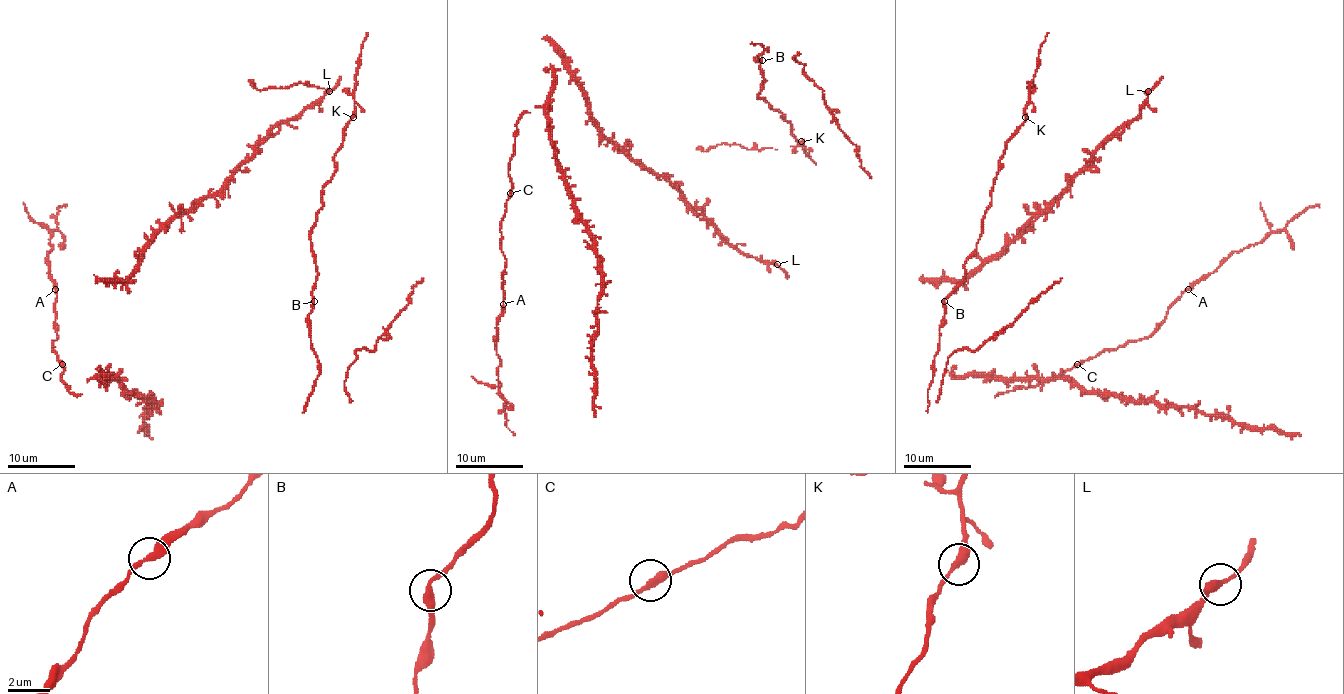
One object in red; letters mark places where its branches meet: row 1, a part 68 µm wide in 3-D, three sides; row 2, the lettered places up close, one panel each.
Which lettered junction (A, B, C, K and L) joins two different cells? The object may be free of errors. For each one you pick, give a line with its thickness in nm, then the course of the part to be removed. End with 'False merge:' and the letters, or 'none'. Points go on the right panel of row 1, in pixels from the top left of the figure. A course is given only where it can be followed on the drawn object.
False merge: none

